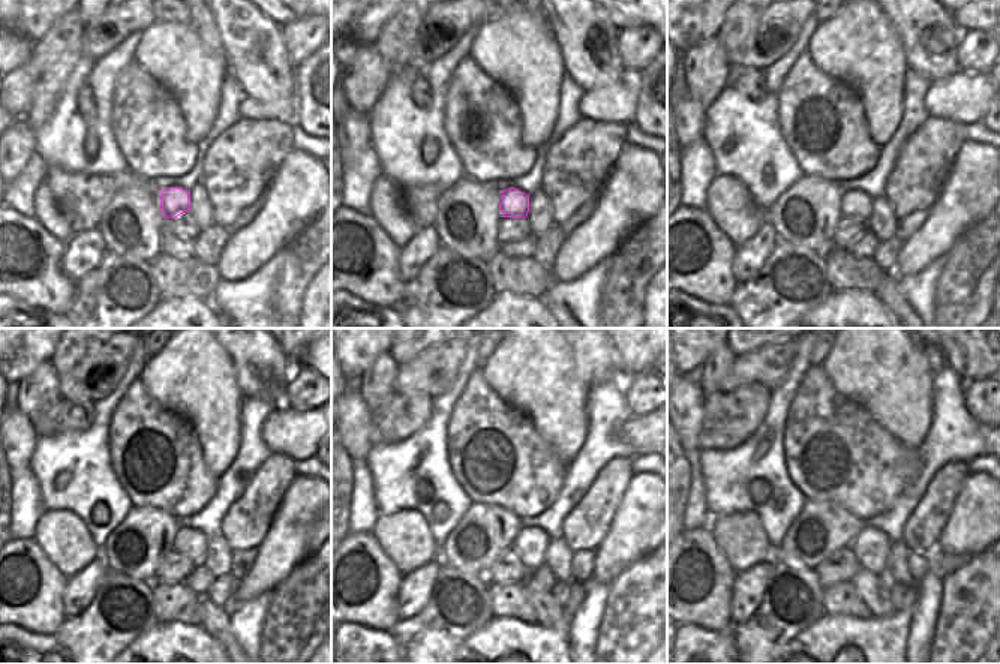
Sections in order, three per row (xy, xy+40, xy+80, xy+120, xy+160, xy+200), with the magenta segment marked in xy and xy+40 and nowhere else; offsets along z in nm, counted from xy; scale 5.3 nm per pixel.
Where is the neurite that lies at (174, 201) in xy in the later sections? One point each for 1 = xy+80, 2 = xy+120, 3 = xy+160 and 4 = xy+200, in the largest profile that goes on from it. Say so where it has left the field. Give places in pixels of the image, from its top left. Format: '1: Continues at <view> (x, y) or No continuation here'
1: Continues at xy+80 (856, 204)
2: Continues at xy+120 (191, 543)
3: Continues at xy+160 (529, 544)
4: Continues at xy+200 (871, 546)

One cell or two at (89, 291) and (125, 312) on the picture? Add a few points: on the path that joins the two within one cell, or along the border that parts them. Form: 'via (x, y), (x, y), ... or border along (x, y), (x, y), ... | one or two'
via (98, 293), (116, 308) | one

